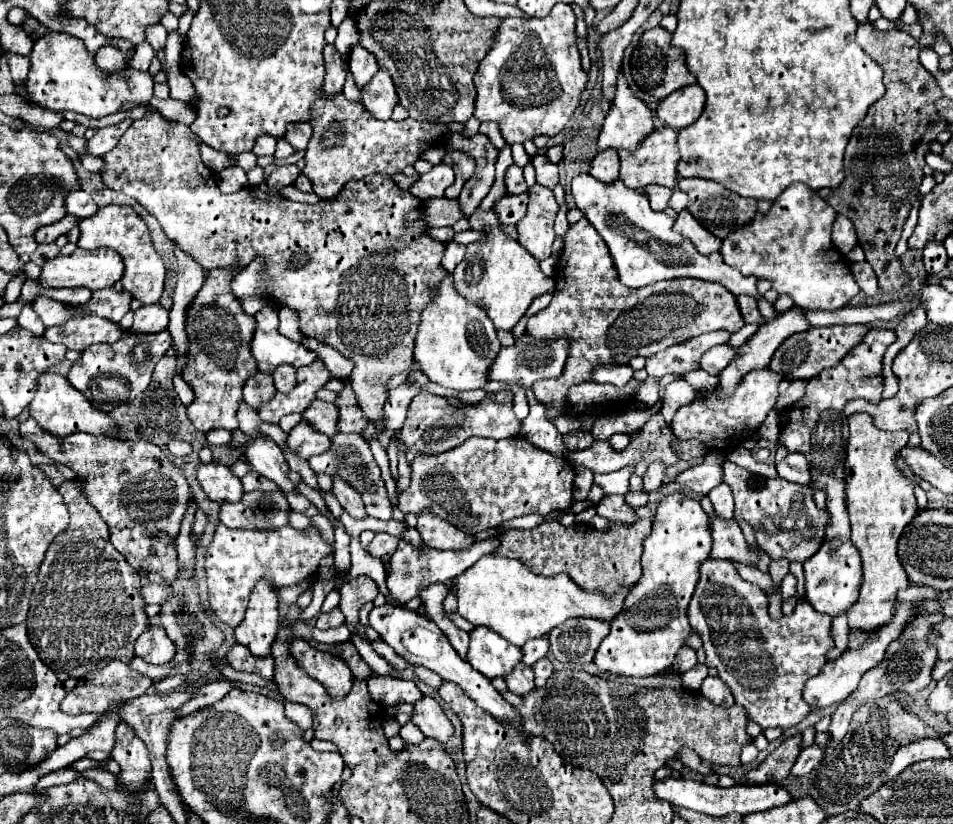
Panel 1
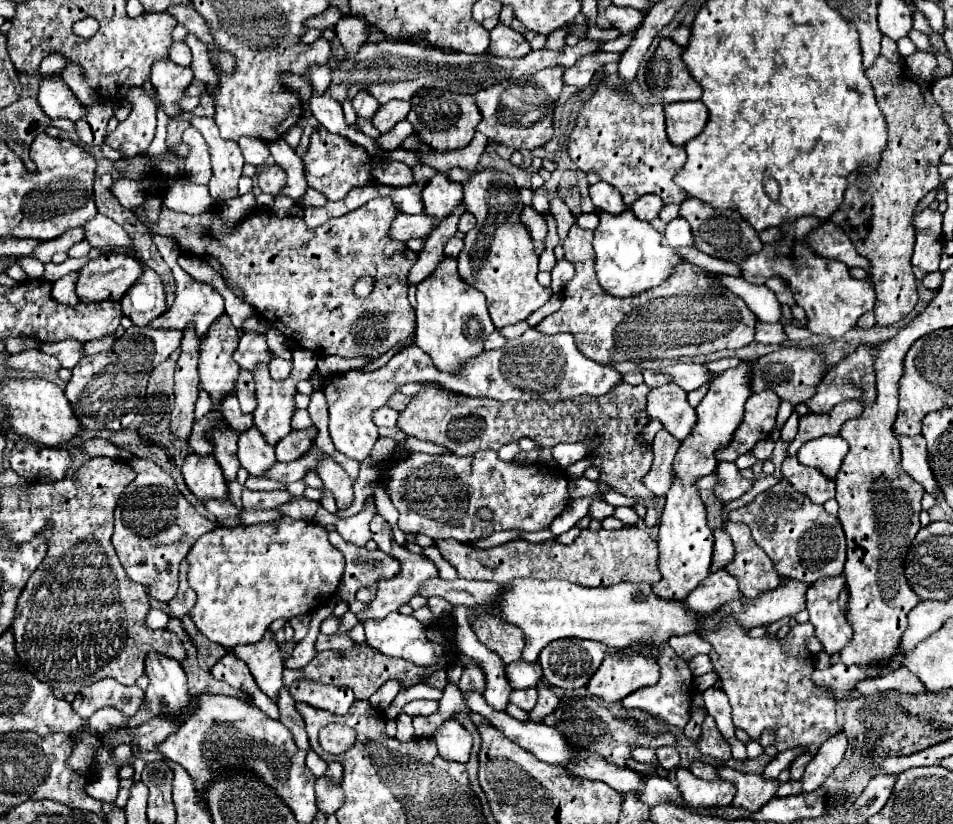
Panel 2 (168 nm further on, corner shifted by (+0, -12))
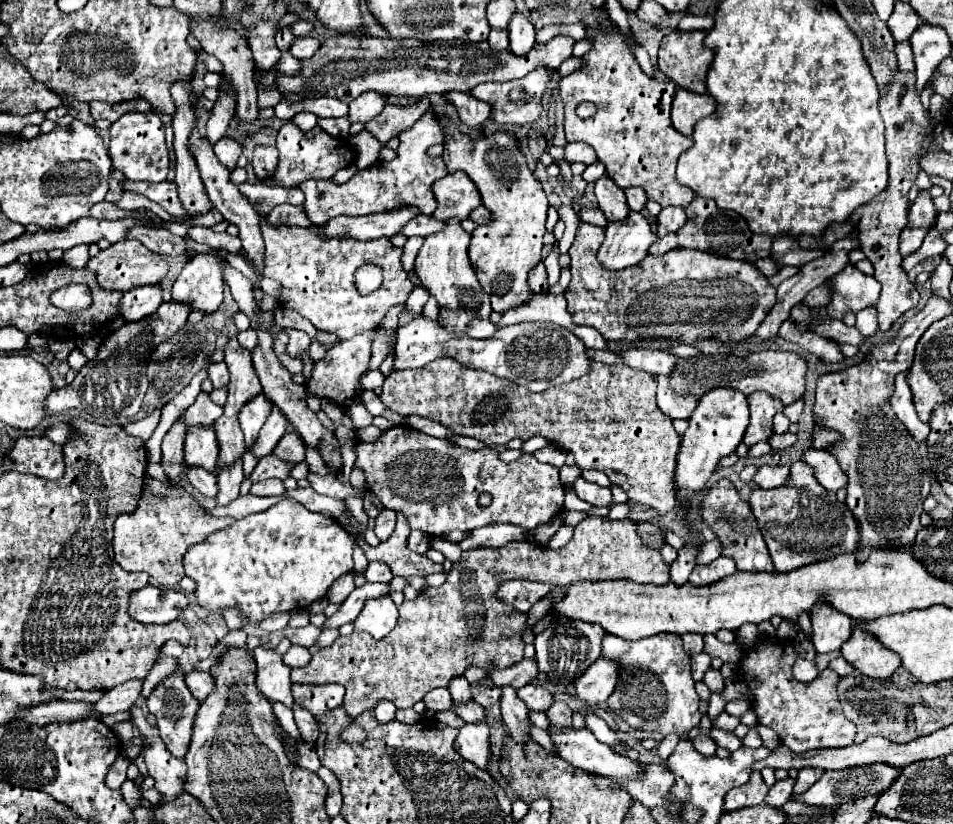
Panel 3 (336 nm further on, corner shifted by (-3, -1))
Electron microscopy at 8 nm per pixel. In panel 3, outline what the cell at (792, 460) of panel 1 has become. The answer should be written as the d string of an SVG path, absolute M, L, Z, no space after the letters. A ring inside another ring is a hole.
M805 449L803 451L803 463L811 465L815 471L817 481L827 489L837 493L841 487L847 485L847 477L841 471L839 463L835 461L835 457L829 451L815 451L815 449Z

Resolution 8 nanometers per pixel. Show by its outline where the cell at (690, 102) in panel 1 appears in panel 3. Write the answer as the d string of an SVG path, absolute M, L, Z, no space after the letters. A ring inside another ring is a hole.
M677 89L671 109L671 121L673 127L681 133L691 137L693 127L703 117L709 117L717 109L717 101L711 95L699 95L687 89Z

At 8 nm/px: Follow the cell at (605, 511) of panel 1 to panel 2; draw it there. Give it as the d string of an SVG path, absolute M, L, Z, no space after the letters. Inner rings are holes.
M594 500L590 504L590 510L588 510L588 516L590 518L596 518L596 520L604 520L604 518L608 518L612 514L614 514L614 506L606 504L604 500Z

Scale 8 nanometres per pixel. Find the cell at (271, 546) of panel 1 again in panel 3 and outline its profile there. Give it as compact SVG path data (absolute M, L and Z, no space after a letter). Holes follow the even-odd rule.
M289 497L263 513L251 513L227 529L211 533L205 541L191 545L183 563L185 575L197 583L195 597L199 607L219 615L223 615L225 609L237 609L251 625L257 625L257 621L263 621L273 613L289 613L299 607L305 609L313 601L325 597L333 581L353 569L353 547L353 537L347 535L335 519L311 513L307 507Z

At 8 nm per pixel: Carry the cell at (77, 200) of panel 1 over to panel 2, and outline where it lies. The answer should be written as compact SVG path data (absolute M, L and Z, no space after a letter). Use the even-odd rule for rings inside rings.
M98 214L94 220L90 220L86 226L86 240L100 248L102 252L114 250L114 248L132 248L132 238L126 234L126 230L116 224L112 218Z

